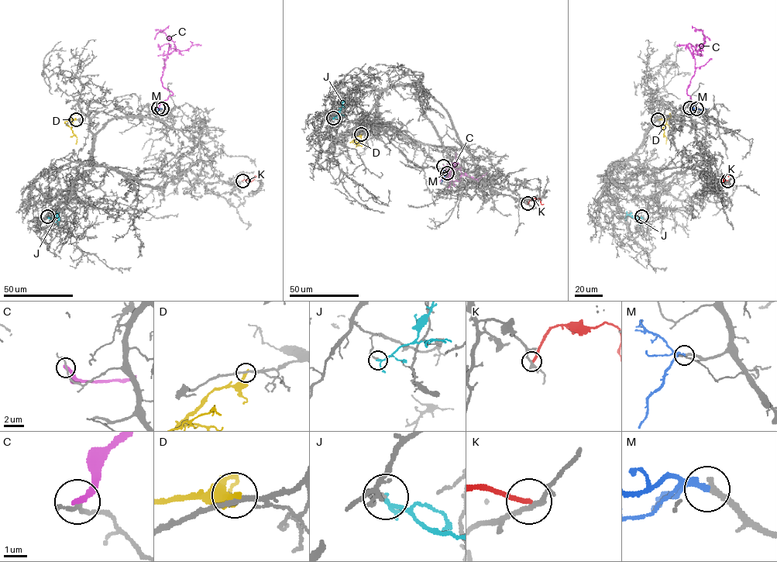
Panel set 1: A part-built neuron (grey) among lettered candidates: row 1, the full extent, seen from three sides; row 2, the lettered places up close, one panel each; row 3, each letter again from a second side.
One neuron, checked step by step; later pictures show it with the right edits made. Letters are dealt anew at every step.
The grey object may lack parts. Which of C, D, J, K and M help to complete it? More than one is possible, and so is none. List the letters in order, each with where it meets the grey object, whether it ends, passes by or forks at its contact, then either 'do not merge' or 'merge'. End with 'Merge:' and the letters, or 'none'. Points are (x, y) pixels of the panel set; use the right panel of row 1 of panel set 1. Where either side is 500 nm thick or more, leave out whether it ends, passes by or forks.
C: contact (689, 108); it ends; do not merge
D: contact (658, 119); it ends; do not merge
J: contact (641, 216); it passes by; do not merge
K: contact (727, 181); it ends; do not merge
M: contact (696, 108); it passes by; merge
Merge: M

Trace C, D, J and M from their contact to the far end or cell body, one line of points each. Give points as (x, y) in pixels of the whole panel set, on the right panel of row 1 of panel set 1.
C: (689, 107), (691, 100), (686, 91), (695, 70), (692, 54), (705, 42), (702, 31), (695, 29), (700, 29)
D: (658, 119), (666, 122), (663, 127), (666, 144)
J: (641, 216), (638, 219), (627, 214), (625, 220)
M: (696, 108), (707, 108)

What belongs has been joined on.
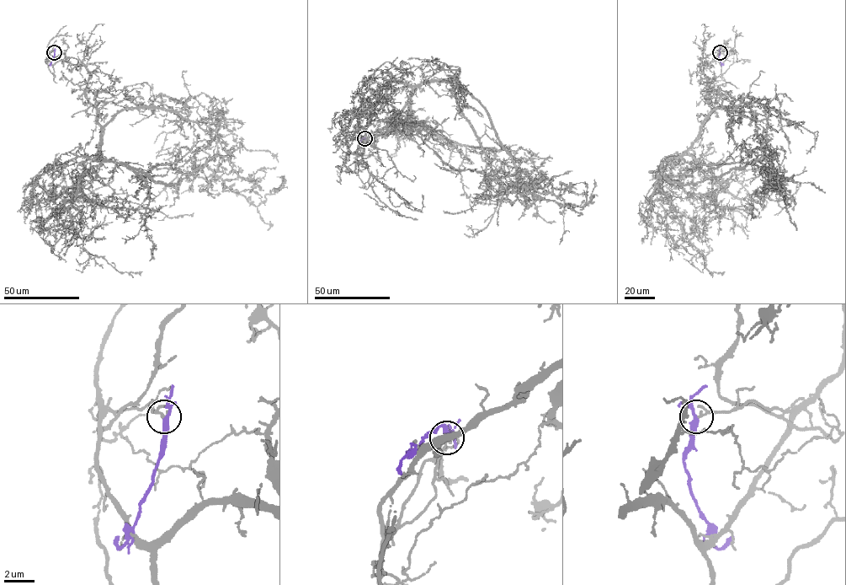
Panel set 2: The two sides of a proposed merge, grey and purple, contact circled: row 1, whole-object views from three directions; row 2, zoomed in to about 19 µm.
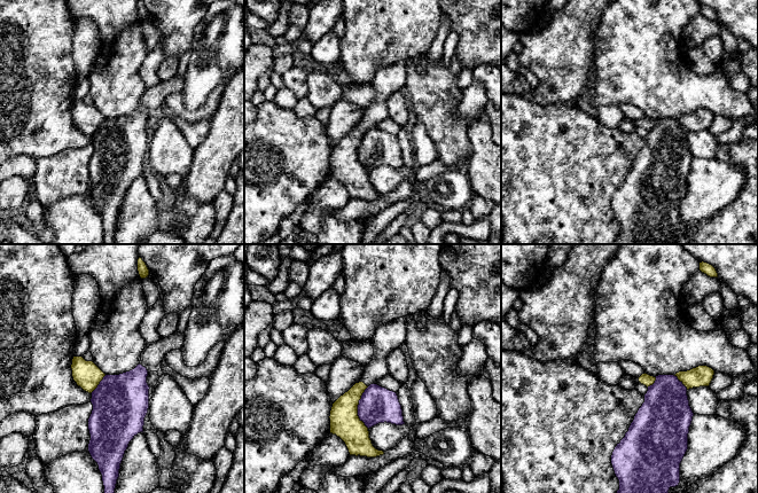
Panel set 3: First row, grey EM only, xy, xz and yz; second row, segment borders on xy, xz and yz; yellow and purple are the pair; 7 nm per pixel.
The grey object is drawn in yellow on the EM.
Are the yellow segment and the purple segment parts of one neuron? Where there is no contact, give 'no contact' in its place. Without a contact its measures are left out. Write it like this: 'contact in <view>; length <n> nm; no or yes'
contact in xz; length 300 nm; no

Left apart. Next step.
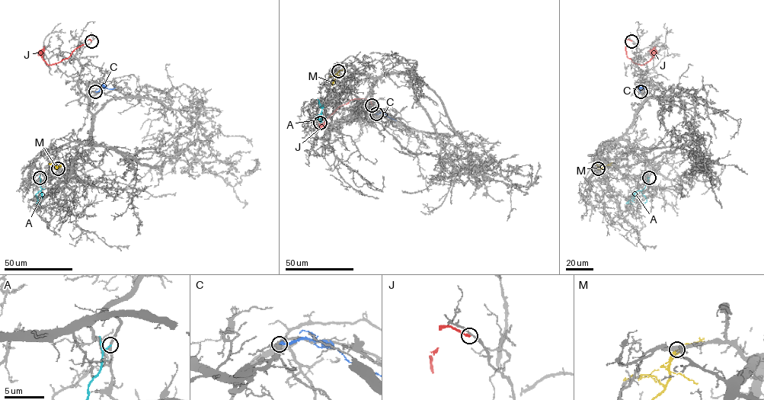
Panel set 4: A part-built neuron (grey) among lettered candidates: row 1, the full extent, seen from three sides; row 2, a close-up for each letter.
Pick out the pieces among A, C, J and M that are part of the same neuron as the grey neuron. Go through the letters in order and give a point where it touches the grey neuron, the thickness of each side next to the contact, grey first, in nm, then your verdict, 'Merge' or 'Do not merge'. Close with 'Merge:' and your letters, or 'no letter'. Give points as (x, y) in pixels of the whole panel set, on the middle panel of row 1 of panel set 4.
A: Touches grey at (320, 123). Thickness 240 nm (grey) against 160 nm. Do not merge
C: Touches grey at (376, 113). Thickness 280 nm (grey) against 240 nm. Do not merge
J: Touches grey at (372, 105). Thickness 170 nm (grey) against 240 nm. Do not merge
M: Touches grey at (338, 71). Thickness 200 nm (grey) against 260 nm. Merge
Merge: M

